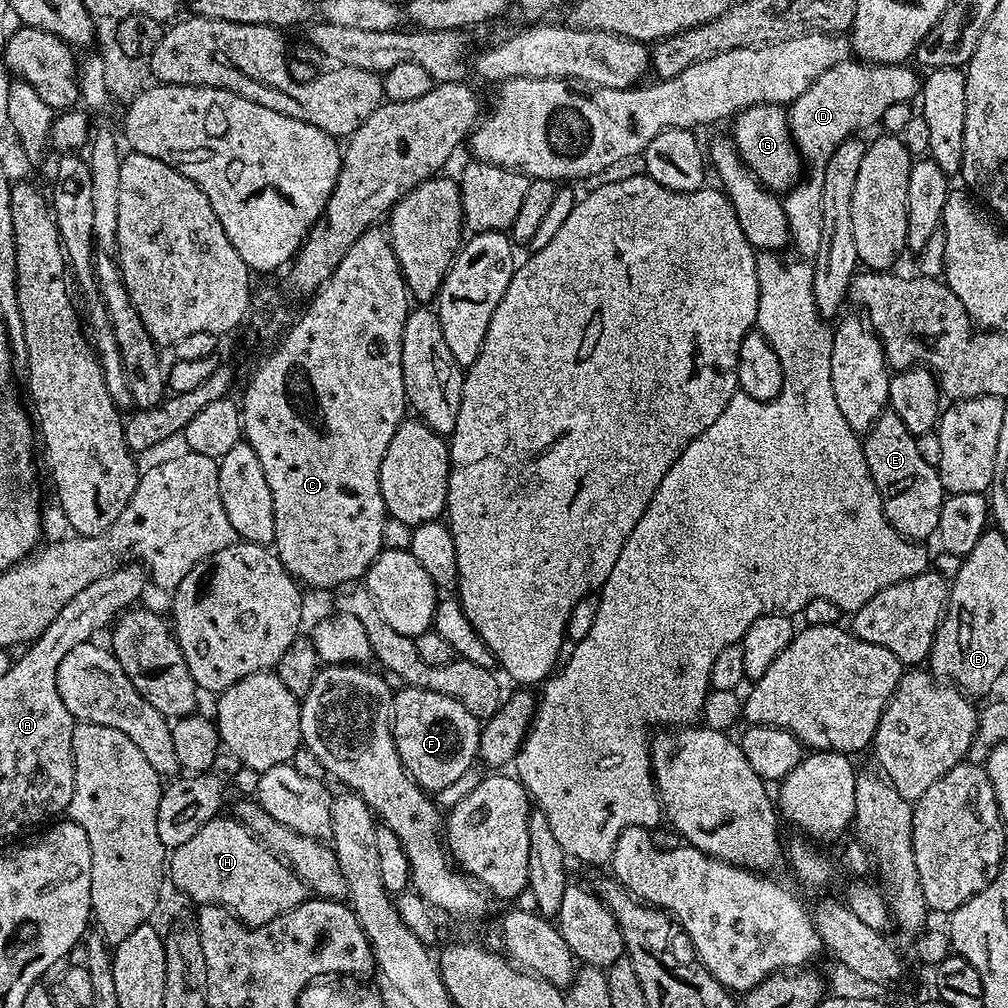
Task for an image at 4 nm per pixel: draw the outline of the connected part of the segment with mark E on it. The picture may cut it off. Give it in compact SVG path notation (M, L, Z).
M885 410L869 432L863 433L862 447L889 526L905 540L913 542L927 541L927 536L935 537L946 493L937 466L922 458L917 436L906 430L898 414Z

